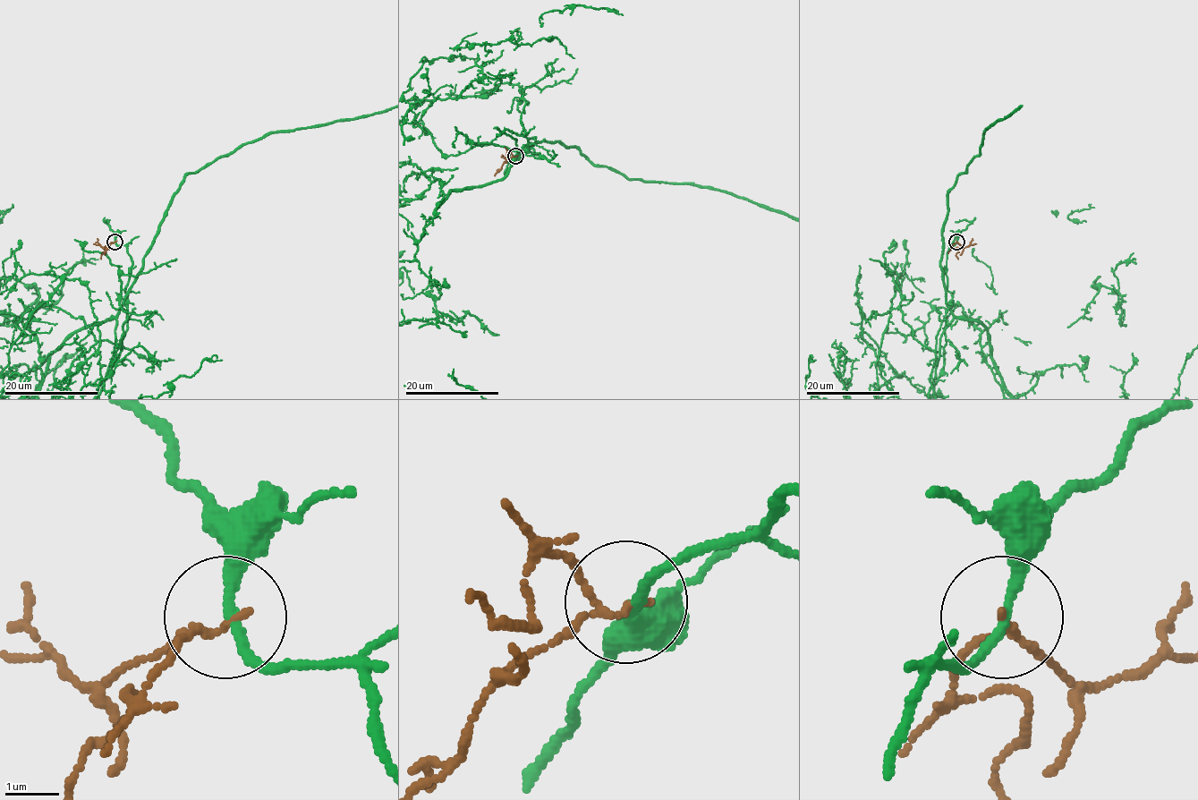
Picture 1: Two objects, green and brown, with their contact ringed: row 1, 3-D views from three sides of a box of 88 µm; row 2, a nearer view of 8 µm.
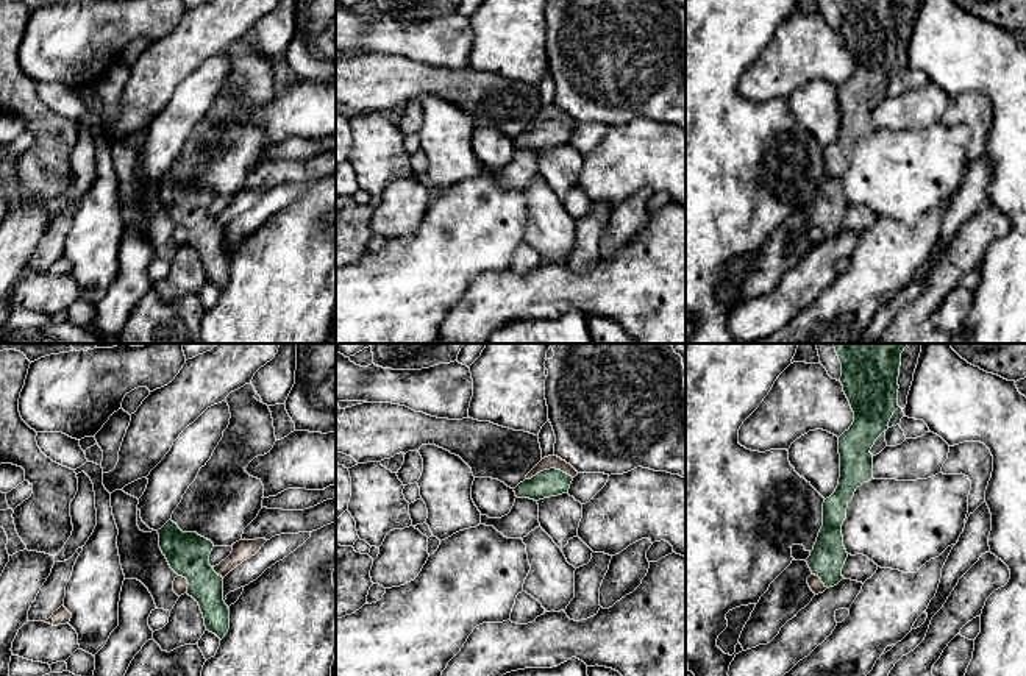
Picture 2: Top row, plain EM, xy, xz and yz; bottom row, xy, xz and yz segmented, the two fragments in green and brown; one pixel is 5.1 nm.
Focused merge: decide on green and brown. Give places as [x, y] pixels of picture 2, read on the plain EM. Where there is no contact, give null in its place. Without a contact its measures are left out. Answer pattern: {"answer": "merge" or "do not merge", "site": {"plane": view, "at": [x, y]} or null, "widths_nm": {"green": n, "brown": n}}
{"answer": "do not merge", "site": {"plane": "xz", "at": [550, 119]}, "widths_nm": {"green": 140, "brown": 70}}

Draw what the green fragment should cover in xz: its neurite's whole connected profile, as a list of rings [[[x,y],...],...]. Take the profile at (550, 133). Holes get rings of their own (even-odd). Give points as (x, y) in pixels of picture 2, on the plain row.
[[[550,119],[537,123],[531,130],[520,133],[514,142],[517,148],[534,151],[568,144],[573,128],[561,120]]]

